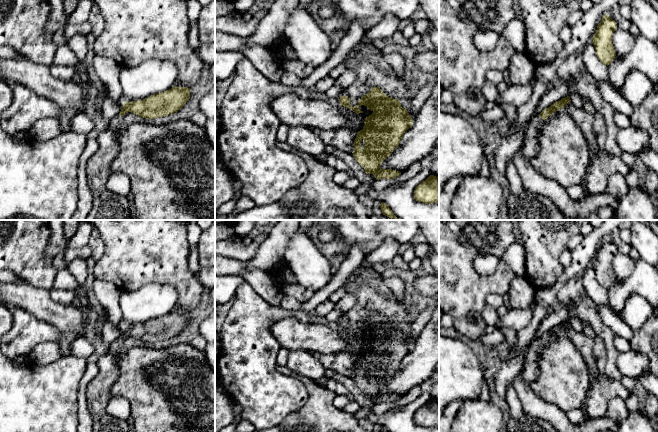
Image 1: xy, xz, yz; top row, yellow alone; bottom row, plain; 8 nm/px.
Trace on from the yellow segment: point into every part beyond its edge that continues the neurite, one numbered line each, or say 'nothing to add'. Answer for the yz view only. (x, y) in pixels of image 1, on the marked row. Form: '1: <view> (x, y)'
1: yz (530, 147)

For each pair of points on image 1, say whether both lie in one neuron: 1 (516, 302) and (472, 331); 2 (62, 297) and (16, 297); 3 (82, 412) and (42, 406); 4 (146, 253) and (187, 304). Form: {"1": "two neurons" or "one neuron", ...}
{"1": "two neurons", "2": "two neurons", "3": "two neurons", "4": "one neuron"}

